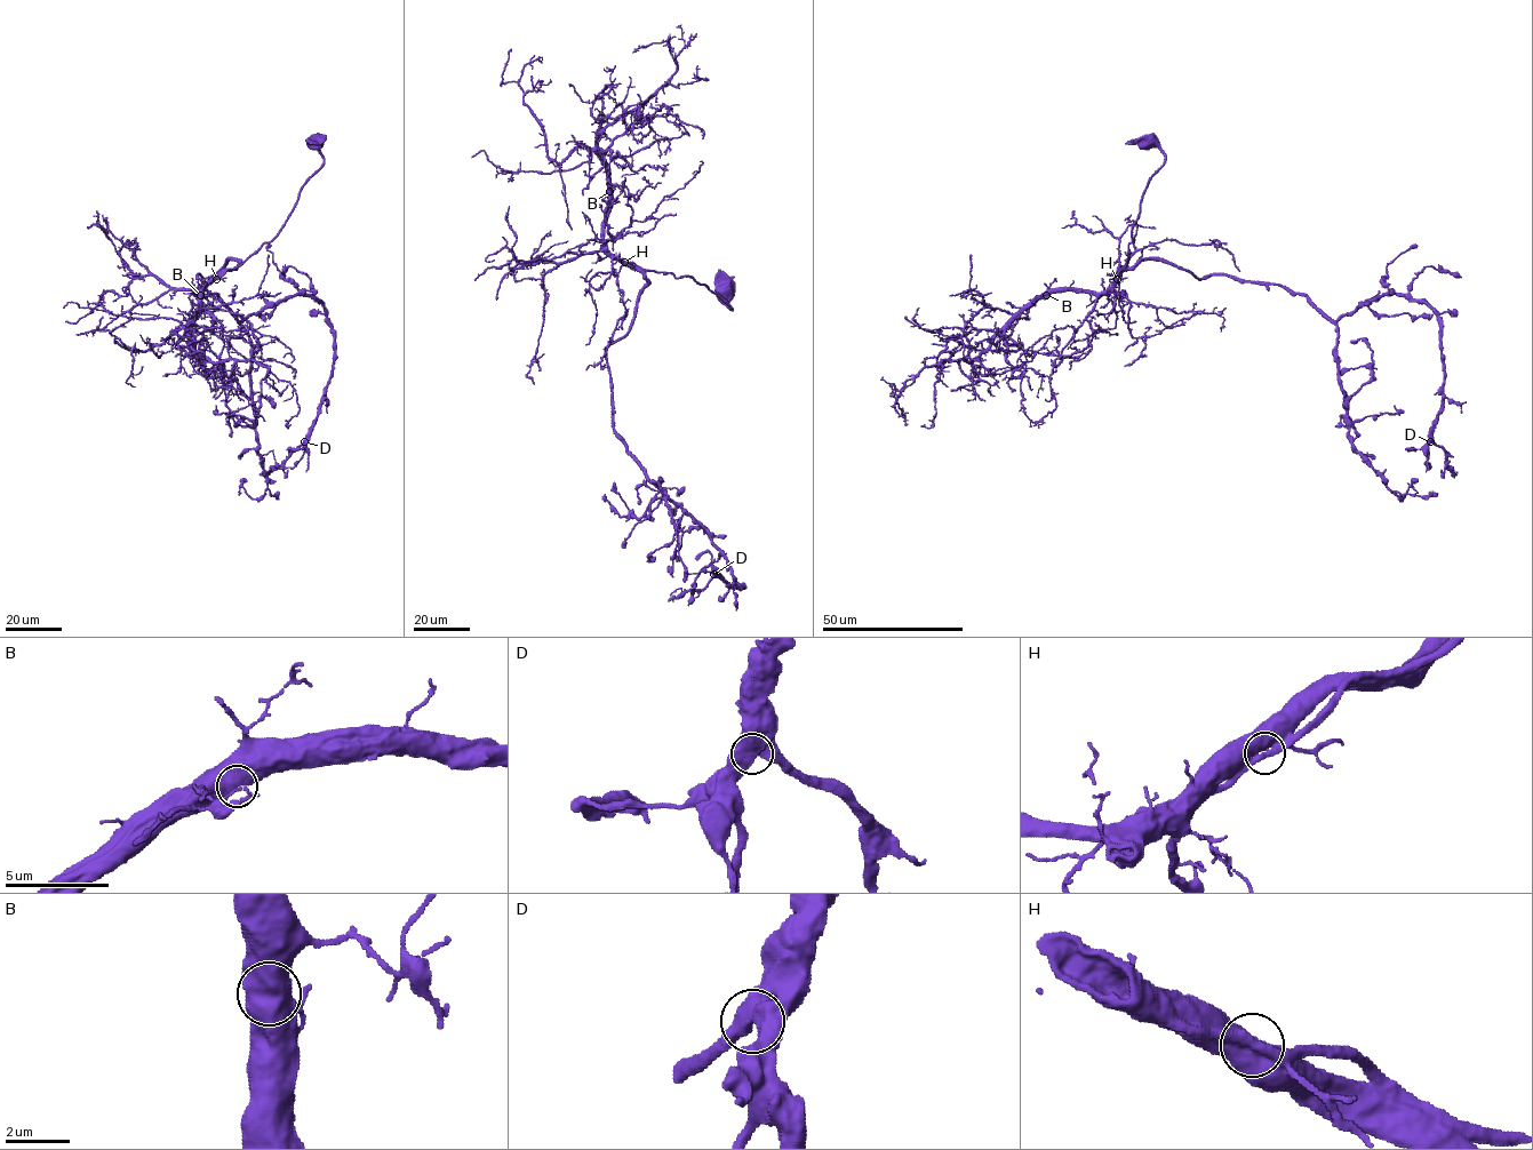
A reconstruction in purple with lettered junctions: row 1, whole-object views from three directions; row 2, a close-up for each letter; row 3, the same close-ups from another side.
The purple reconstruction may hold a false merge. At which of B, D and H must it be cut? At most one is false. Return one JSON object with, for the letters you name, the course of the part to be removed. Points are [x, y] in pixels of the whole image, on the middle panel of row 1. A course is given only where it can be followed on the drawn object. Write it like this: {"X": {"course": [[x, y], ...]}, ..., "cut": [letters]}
{"cut": []}

